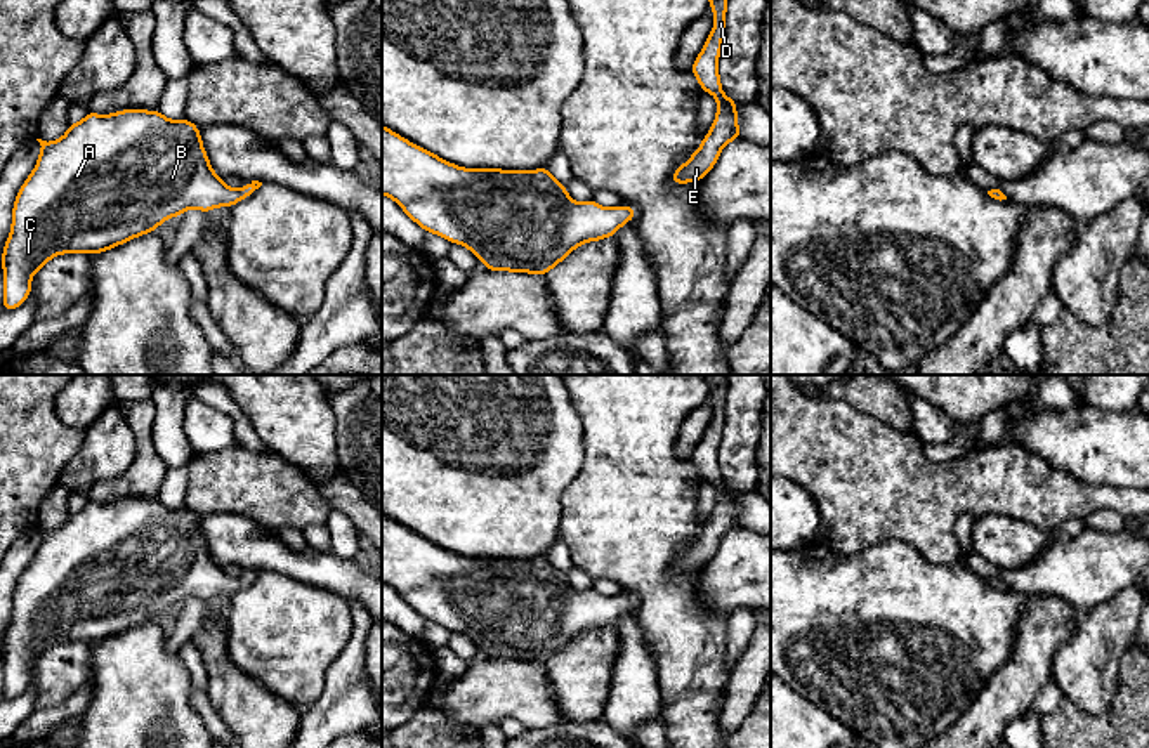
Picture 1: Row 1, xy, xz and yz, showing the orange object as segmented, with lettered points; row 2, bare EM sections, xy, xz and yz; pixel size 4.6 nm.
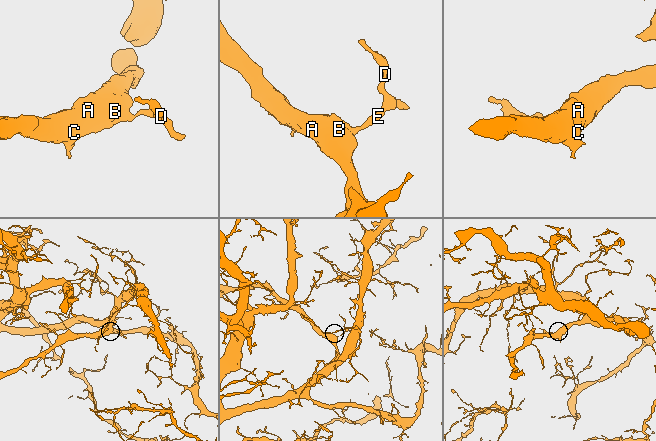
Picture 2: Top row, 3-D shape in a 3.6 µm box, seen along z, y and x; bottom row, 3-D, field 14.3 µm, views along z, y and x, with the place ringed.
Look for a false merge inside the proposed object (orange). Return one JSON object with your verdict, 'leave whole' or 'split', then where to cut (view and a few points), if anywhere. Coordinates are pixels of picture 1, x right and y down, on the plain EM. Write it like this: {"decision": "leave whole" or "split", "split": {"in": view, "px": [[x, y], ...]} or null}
{"decision": "leave whole", "split": null}

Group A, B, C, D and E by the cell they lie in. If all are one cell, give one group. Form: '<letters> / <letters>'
A B C D E

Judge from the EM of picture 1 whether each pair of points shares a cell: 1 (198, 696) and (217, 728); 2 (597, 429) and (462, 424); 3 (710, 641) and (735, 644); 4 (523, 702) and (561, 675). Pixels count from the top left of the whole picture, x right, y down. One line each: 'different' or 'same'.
1: same
2: different
3: different
4: different

